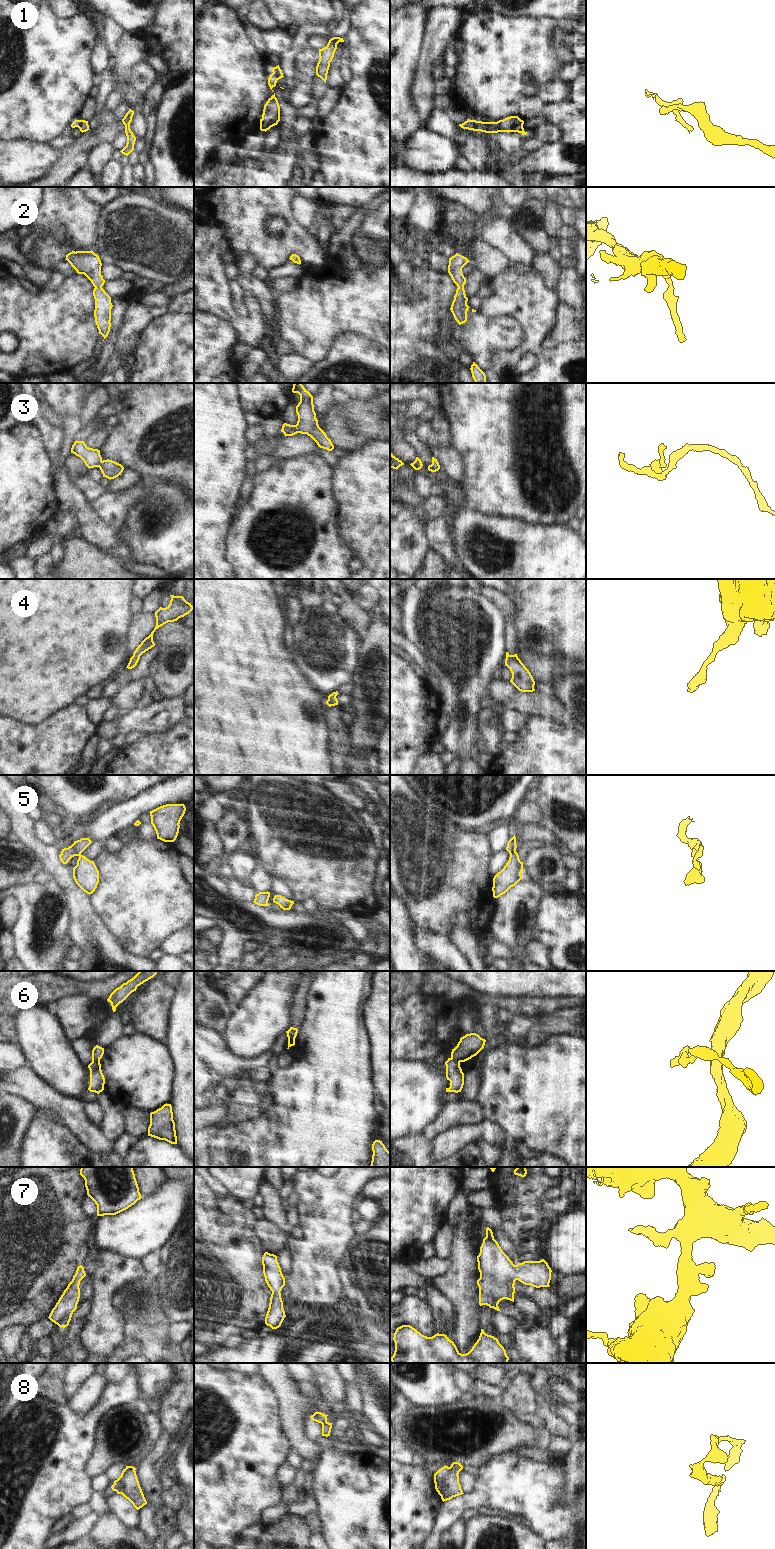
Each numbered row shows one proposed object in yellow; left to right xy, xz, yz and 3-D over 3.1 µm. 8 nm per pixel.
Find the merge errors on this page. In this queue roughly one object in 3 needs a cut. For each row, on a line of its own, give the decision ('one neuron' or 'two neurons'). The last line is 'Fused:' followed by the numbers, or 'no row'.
1: two neurons
2: one neuron
3: one neuron
4: one neuron
5: two neurons
6: two neurons
7: one neuron
8: one neuron
Fused: 1, 5, 6

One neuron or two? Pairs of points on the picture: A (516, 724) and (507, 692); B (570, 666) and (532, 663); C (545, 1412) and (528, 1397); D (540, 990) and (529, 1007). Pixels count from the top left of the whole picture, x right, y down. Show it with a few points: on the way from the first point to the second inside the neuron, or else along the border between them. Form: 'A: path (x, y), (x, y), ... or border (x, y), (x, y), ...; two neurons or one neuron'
A: border (501, 711), (514, 709), (527, 716); two neurons
B: path (561, 666), (541, 666); one neuron
C: border (540, 1402), (537, 1408), (537, 1415), (545, 1424); two neurons
D: border (511, 997), (559, 997); two neurons

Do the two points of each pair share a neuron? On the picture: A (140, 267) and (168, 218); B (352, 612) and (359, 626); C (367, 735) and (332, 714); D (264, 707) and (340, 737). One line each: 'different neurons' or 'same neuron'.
A: same neuron
B: same neuron
C: different neurons
D: different neurons

